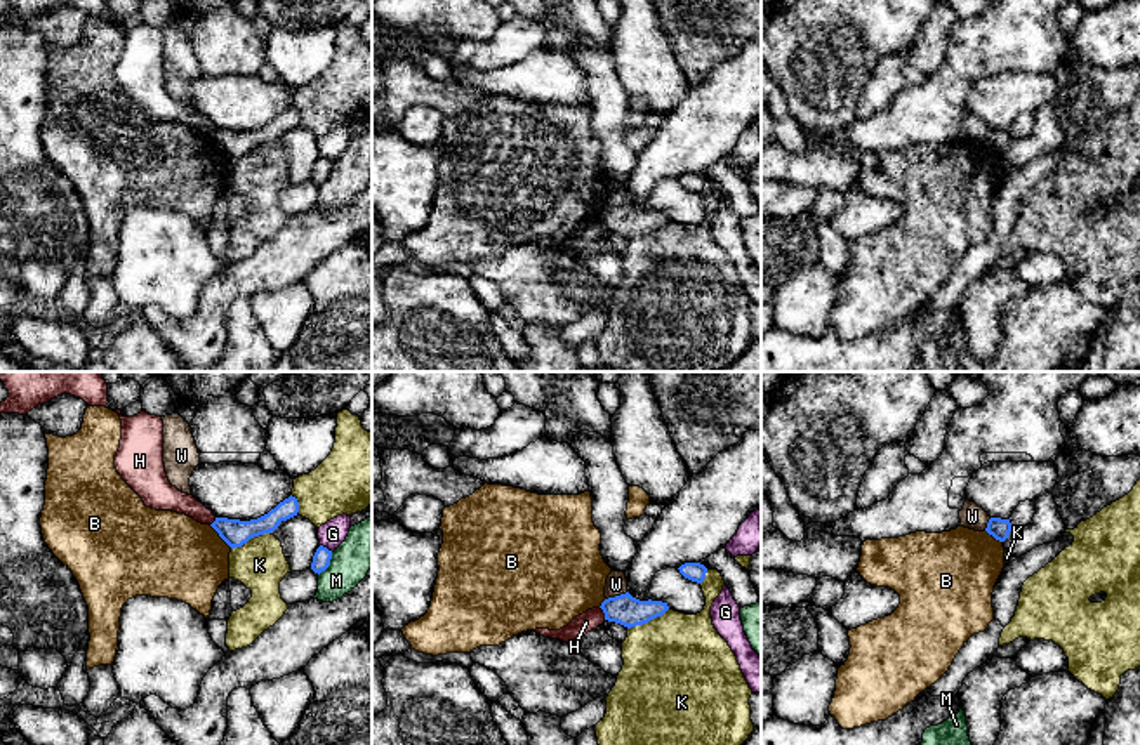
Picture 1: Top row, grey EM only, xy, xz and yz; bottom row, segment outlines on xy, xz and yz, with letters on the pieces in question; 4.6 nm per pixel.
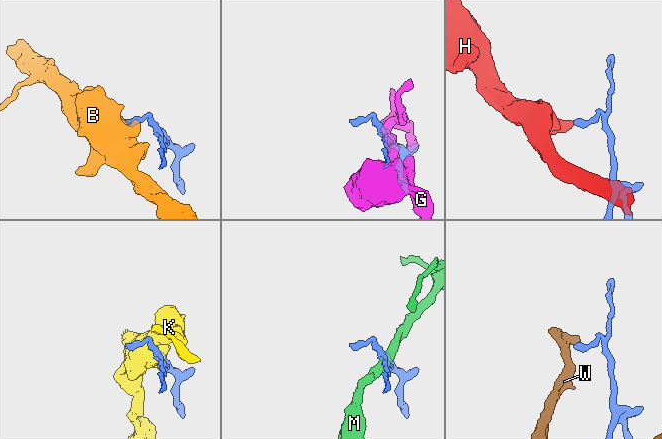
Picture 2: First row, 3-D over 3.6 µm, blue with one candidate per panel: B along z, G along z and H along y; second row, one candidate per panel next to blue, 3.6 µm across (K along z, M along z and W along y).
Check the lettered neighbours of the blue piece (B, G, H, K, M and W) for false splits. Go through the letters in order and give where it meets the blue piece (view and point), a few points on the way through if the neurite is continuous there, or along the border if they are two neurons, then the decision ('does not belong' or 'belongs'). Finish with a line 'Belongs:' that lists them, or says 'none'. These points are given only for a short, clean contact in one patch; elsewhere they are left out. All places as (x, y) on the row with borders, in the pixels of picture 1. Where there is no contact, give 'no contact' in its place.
B: xy (221, 537) | along xy (209, 525), (231, 547) | does not belong
G: xy (325, 547) | does not belong
H: xz (603, 612) | along xz (600, 606), (605, 619) | does not belong
K: xz (647, 622) | does not belong
M: xy (329, 563) | along xy (332, 553), (331, 563), (318, 575) | does not belong
W: xz (617, 596) | along xz (628, 591), (607, 599) | does not belong
Belongs: none

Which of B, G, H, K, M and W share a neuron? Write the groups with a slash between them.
B / G / H / K W / M

